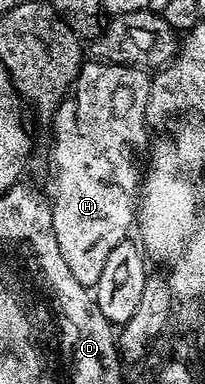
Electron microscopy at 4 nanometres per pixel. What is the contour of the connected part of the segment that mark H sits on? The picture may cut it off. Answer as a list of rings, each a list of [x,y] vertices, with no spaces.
[[[86,61],[72,90],[52,116],[54,140],[50,143],[50,180],[46,183],[44,195],[50,204],[60,253],[64,253],[64,261],[68,261],[68,269],[72,269],[76,281],[85,287],[93,288],[100,281],[100,272],[104,269],[104,261],[108,261],[108,253],[112,253],[112,249],[116,249],[116,245],[131,234],[136,219],[132,195],[130,199],[117,179],[122,171],[122,150],[129,143],[142,143],[146,139],[146,92],[149,89],[147,72],[137,66]]]

